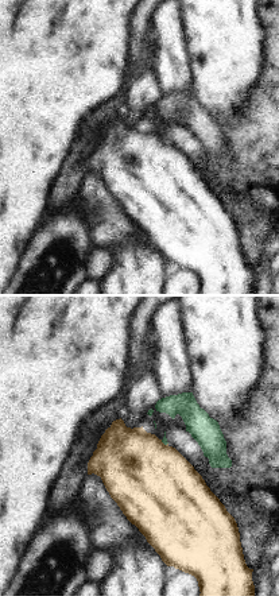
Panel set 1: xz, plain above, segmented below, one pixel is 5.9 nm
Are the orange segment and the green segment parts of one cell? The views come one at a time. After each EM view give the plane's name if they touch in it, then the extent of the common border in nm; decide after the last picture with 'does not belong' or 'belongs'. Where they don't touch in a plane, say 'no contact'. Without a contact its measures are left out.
xz | 50 nm

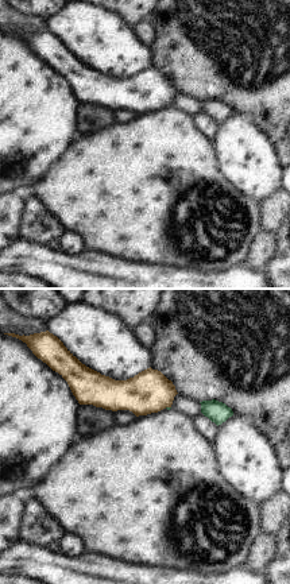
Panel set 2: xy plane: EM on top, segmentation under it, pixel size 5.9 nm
xy | 40 nm

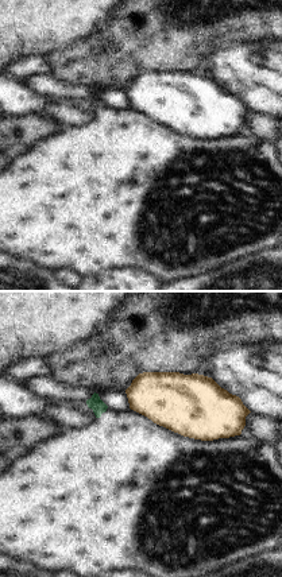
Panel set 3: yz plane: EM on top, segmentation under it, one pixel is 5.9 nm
no contact

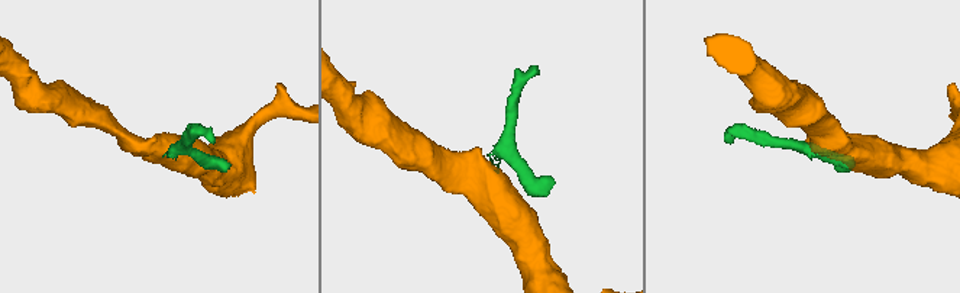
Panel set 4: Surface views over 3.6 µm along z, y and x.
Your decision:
does not belong

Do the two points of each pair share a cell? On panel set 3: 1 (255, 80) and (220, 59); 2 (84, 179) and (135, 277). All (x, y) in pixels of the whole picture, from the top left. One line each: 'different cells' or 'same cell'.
1: same cell
2: different cells

